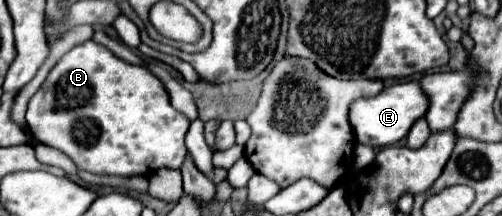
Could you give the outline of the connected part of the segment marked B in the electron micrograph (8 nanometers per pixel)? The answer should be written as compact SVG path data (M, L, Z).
M94 40L74 46L58 60L42 88L32 96L26 112L26 122L38 142L64 152L74 160L80 170L92 174L128 178L148 176L160 168L180 168L184 156L188 154L184 146L184 136L190 122L170 104L170 96L160 78L144 66L134 66L116 58L106 46L100 46Z

